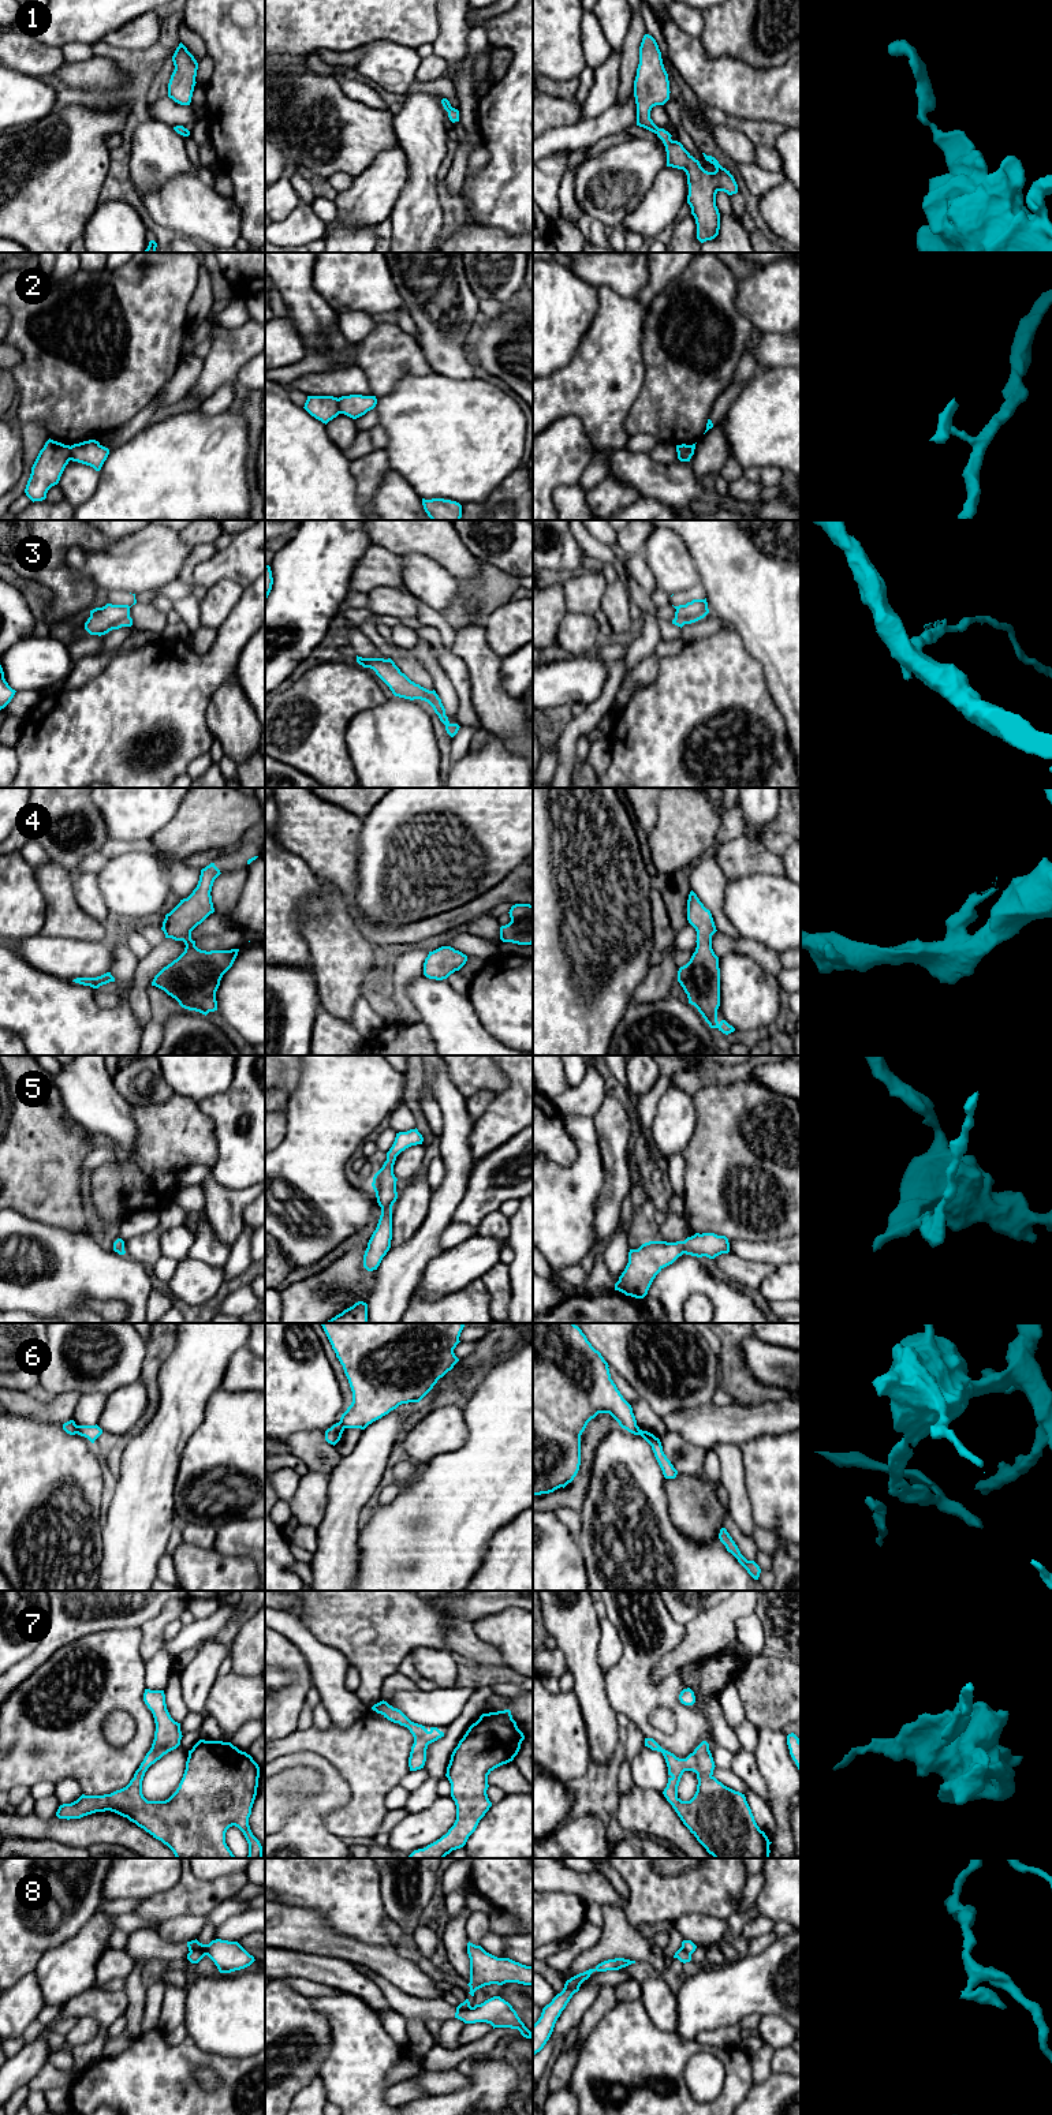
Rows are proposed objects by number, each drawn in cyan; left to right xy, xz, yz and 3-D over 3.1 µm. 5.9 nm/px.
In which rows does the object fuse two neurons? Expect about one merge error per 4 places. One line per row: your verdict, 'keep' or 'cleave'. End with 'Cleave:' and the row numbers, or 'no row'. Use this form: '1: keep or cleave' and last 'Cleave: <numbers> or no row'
1: keep
2: cleave
3: keep
4: keep
5: keep
6: cleave
7: keep
8: cleave
Cleave: 2, 6, 8

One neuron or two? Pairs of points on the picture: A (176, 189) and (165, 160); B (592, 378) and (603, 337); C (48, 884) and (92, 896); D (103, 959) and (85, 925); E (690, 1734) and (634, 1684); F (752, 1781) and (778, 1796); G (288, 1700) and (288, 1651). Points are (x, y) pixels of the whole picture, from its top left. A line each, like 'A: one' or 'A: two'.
A: two
B: one
C: two
D: two
E: one
F: two
G: one

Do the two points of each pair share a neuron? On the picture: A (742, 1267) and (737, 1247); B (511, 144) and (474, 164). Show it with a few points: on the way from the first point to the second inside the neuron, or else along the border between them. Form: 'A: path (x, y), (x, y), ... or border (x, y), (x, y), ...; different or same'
A: border (730, 1251), (745, 1259), (769, 1263); different
B: border (482, 144), (487, 150), (487, 161), (467, 175); different

